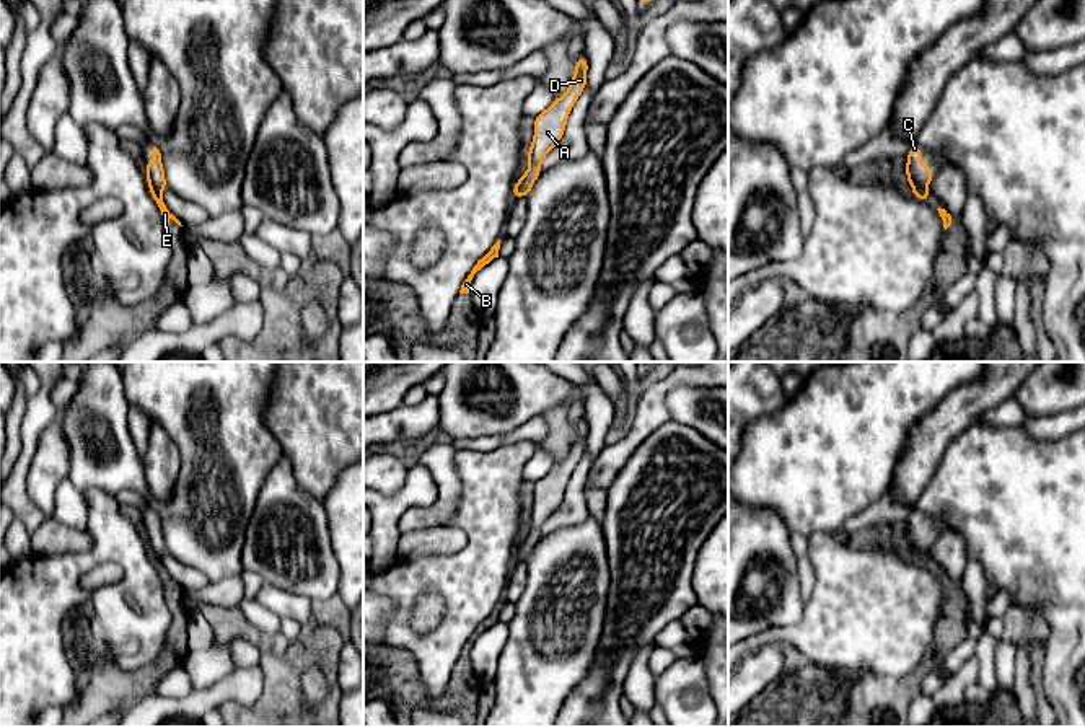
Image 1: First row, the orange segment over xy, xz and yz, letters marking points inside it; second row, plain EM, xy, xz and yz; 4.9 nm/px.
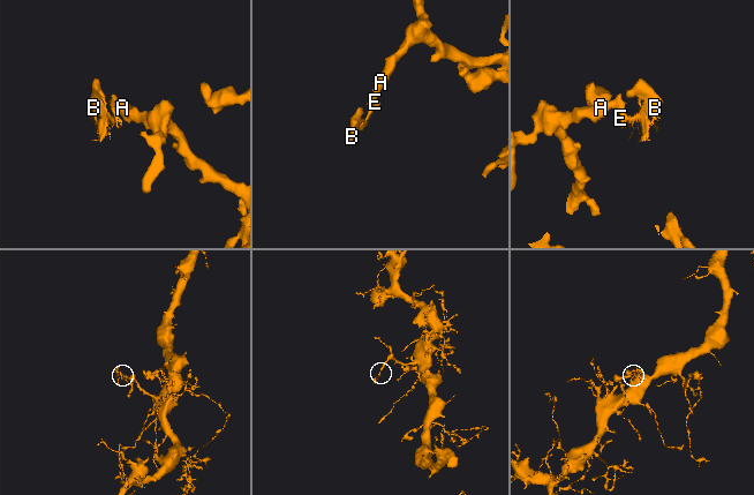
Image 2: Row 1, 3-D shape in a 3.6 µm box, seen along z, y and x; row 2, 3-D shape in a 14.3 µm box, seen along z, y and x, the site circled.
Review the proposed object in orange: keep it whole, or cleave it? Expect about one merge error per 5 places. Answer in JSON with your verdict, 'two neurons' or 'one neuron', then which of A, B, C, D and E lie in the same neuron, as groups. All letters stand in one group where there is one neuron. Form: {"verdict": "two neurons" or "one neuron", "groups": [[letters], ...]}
{"verdict": "two neurons", "groups": [["A", "C", "D"], ["B", "E"]]}

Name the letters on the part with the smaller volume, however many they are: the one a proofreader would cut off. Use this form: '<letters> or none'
B, E

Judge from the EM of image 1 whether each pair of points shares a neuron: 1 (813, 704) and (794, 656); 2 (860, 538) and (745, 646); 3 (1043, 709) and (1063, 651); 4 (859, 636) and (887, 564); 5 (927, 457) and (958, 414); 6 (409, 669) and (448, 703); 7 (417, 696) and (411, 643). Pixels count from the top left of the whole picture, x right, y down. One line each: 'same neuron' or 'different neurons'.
1: same neuron
2: different neurons
3: different neurons
4: same neuron
5: same neuron
6: same neuron
7: different neurons

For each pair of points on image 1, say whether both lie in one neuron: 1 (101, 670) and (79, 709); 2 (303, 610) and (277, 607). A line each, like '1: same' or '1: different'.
1: same
2: same

